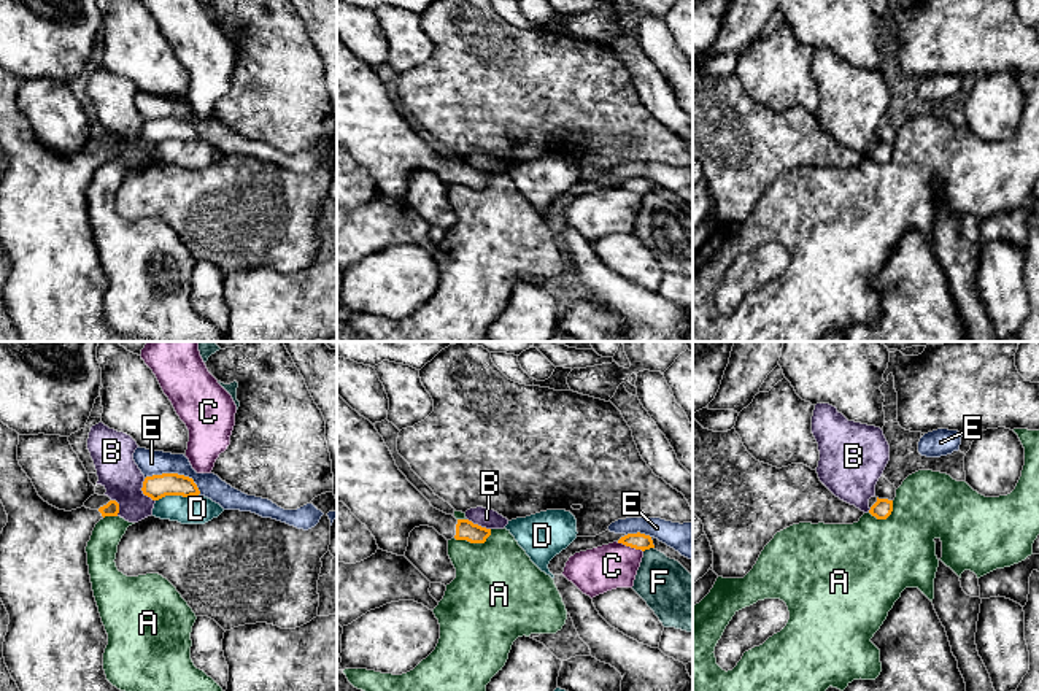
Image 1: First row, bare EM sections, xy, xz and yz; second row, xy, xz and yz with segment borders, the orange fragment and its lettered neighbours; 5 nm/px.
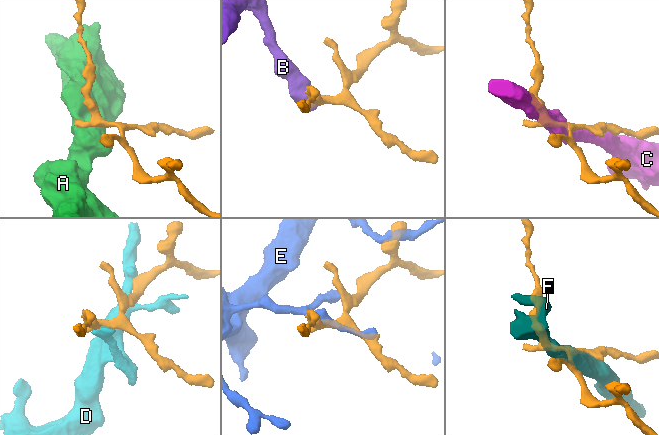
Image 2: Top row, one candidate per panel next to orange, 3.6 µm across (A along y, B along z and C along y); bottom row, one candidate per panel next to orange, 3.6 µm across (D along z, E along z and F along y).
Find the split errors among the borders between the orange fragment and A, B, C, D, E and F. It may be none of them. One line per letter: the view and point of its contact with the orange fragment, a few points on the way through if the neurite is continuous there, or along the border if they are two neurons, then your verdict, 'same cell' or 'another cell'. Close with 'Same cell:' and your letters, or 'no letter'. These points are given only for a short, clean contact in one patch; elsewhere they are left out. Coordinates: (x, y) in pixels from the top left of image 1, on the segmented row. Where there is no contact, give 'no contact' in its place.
A: xz (475, 542) | along xz (491, 529), (491, 534), (483, 542), (467, 542), (455, 537) | another cell
B: xy (143, 491) | along xy (143, 478), (142, 490), (154, 501) | another cell
C: xz (629, 545) | another cell
D: xy (177, 494) | along xy (199, 493), (162, 496), (156, 501) | another cell
E: xy (175, 474) | another cell
F: xz (648, 548) | another cell
Same cell: no letter

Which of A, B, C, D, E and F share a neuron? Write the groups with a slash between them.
A / B / C / D / E / F

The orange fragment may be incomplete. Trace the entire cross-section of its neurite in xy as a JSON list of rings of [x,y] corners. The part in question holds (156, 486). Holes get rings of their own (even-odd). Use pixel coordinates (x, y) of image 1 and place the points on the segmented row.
[[[178,473],[146,477],[141,491],[153,500],[159,500],[165,496],[191,497],[200,494],[192,478]]]

